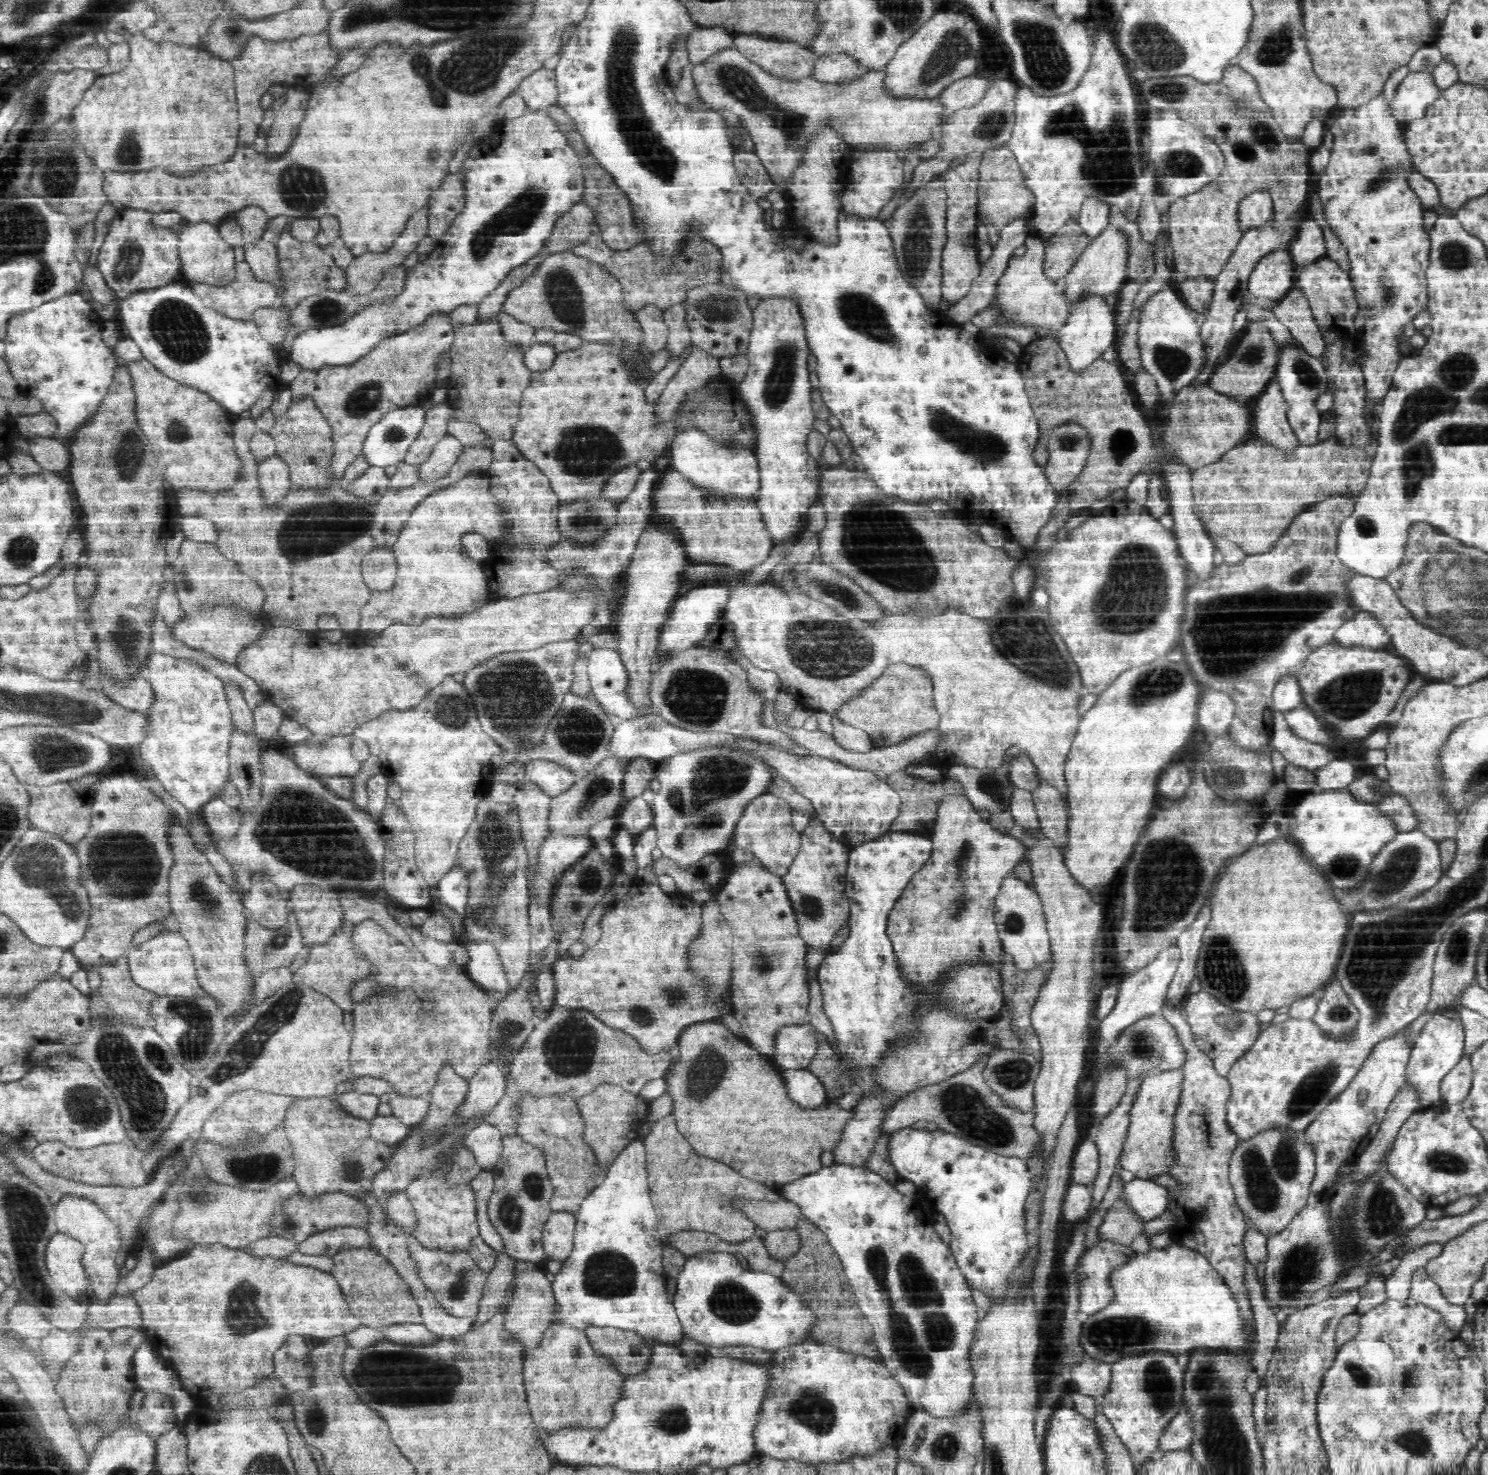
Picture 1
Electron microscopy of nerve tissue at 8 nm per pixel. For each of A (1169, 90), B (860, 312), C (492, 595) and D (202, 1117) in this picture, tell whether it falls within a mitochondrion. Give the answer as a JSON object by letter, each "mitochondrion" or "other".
{"A":"mitochondrion","B":"mitochondrion","C":"other","D":"other"}

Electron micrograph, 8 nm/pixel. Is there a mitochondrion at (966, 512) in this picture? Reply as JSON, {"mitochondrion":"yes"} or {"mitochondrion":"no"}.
{"mitochondrion":"no"}

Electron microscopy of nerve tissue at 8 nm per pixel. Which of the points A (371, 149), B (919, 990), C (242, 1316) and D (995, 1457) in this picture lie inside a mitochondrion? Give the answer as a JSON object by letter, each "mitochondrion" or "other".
{"A":"other","B":"other","C":"mitochondrion","D":"mitochondrion"}

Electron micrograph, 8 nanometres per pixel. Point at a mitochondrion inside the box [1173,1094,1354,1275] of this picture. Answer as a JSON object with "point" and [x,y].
{"point":[1264,1171]}

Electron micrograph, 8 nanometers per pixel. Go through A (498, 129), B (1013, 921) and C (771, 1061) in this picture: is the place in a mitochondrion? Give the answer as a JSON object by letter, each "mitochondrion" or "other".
{"A":"other","B":"mitochondrion","C":"other"}

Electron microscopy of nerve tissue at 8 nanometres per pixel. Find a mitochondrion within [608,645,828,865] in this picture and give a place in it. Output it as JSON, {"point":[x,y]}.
{"point":[716,778]}

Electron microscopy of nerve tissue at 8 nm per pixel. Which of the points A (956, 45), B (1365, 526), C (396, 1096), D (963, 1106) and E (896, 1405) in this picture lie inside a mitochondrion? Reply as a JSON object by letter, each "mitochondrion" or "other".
{"A":"mitochondrion","B":"mitochondrion","C":"other","D":"mitochondrion","E":"other"}

